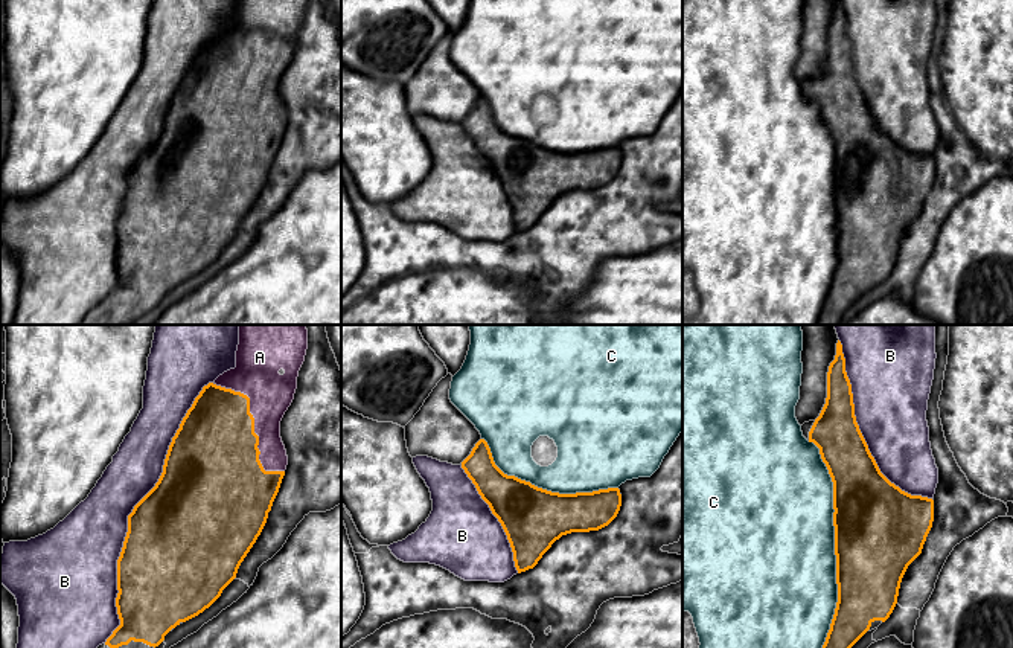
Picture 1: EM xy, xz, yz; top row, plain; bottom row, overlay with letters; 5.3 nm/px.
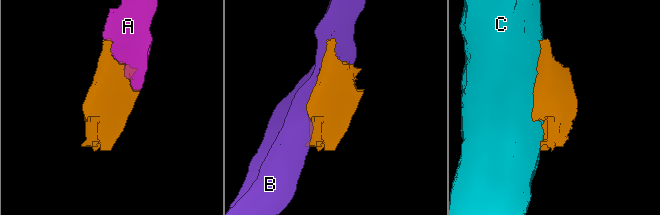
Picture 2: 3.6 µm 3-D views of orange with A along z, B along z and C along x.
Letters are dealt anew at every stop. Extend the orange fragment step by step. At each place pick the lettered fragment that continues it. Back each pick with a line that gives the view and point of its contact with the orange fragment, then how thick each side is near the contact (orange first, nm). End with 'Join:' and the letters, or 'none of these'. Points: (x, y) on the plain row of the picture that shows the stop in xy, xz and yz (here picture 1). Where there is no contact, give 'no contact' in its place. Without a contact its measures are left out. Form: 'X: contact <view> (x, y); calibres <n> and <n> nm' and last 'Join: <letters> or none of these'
A: contact xy (253, 84); calibres 460 and 220 nm
Join: A

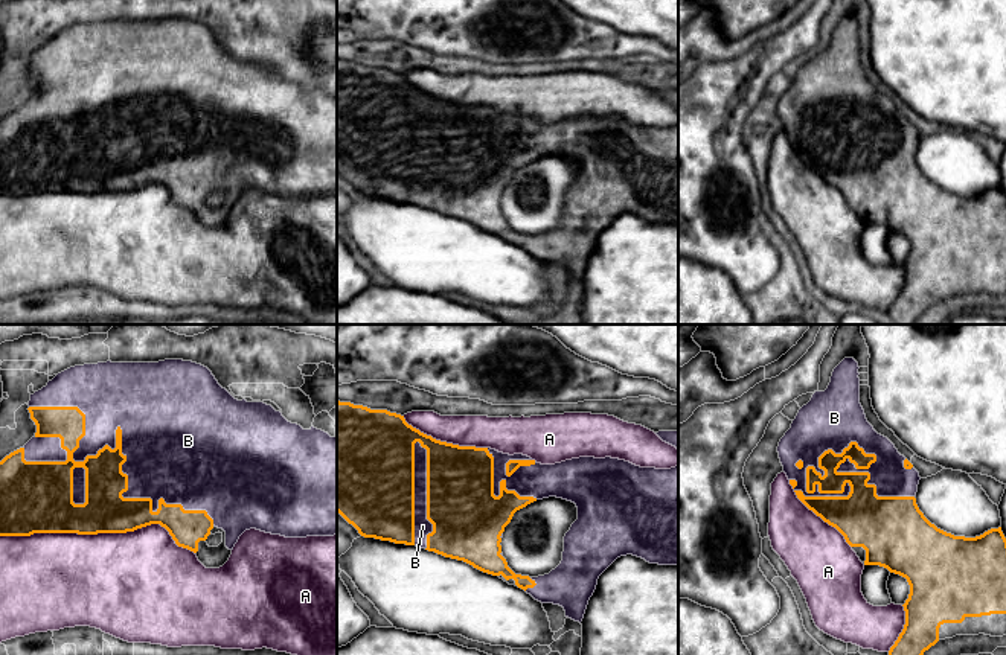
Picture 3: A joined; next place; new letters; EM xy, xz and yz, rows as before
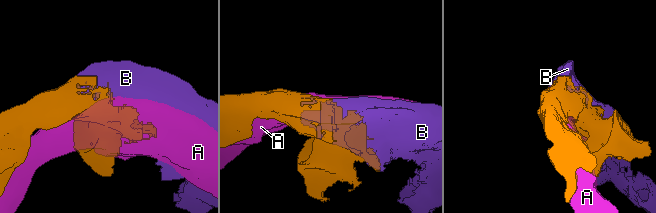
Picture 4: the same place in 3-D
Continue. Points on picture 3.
B: contact yz (854, 101); calibres 120 and 300 nm
Join: B

